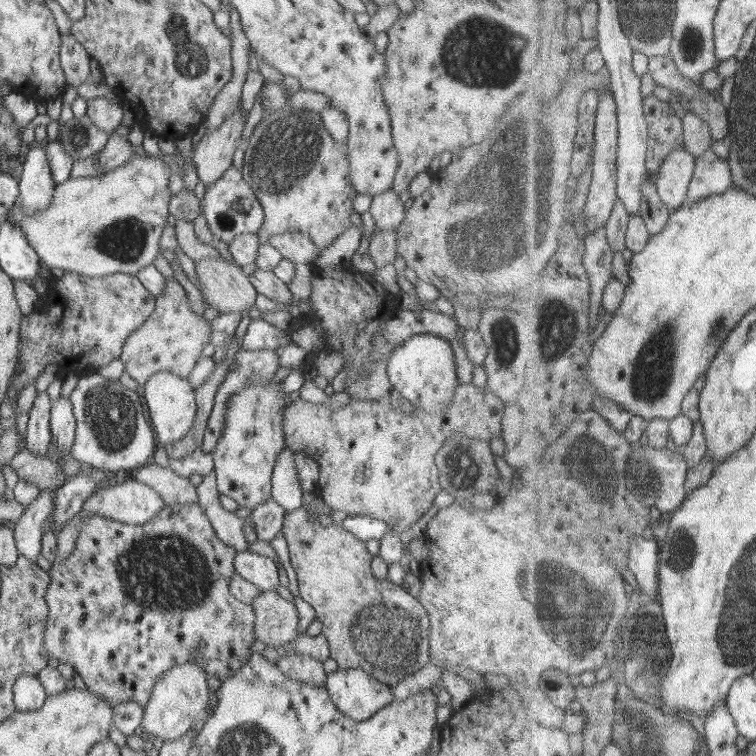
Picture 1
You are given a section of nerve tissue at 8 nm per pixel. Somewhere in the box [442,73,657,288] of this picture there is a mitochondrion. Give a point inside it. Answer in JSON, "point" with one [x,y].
{"point":[456,240]}

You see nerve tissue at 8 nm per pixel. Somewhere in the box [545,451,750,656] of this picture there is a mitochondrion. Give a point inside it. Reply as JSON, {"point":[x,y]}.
{"point":[582,613]}

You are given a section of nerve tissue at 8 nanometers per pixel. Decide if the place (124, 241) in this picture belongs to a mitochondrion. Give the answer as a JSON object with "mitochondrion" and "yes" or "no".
{"mitochondrion":"yes"}

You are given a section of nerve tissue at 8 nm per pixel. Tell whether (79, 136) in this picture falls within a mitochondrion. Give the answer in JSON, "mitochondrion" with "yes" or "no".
{"mitochondrion":"yes"}

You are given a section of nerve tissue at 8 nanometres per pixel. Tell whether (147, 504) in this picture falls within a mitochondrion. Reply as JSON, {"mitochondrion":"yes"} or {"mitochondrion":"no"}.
{"mitochondrion":"no"}

